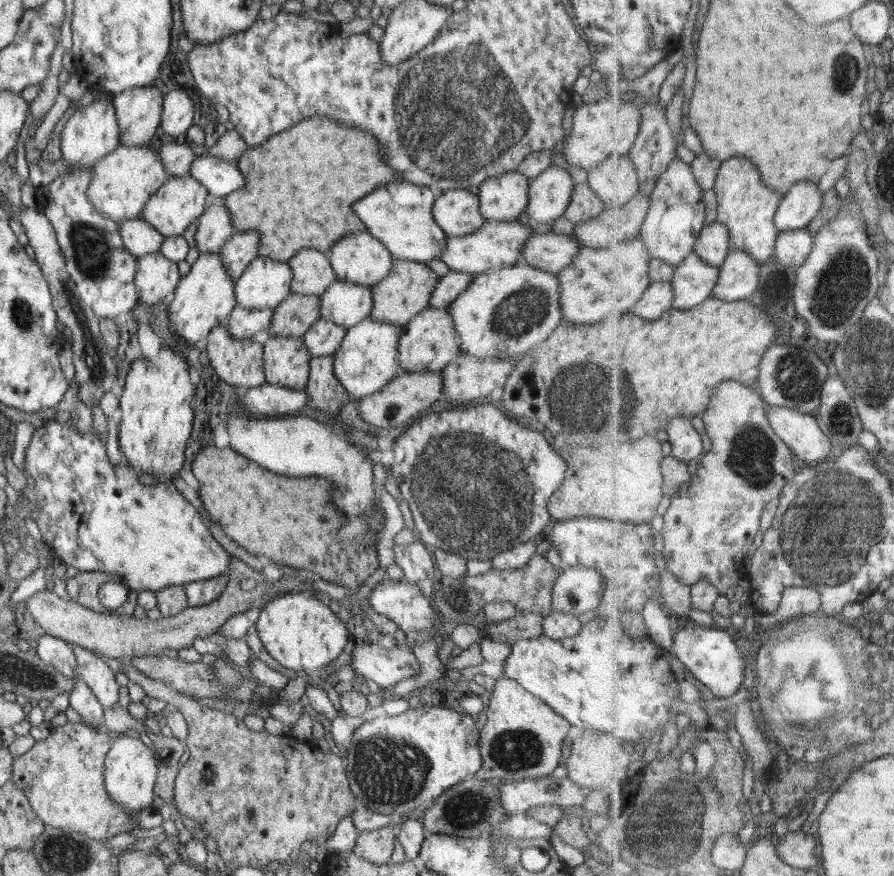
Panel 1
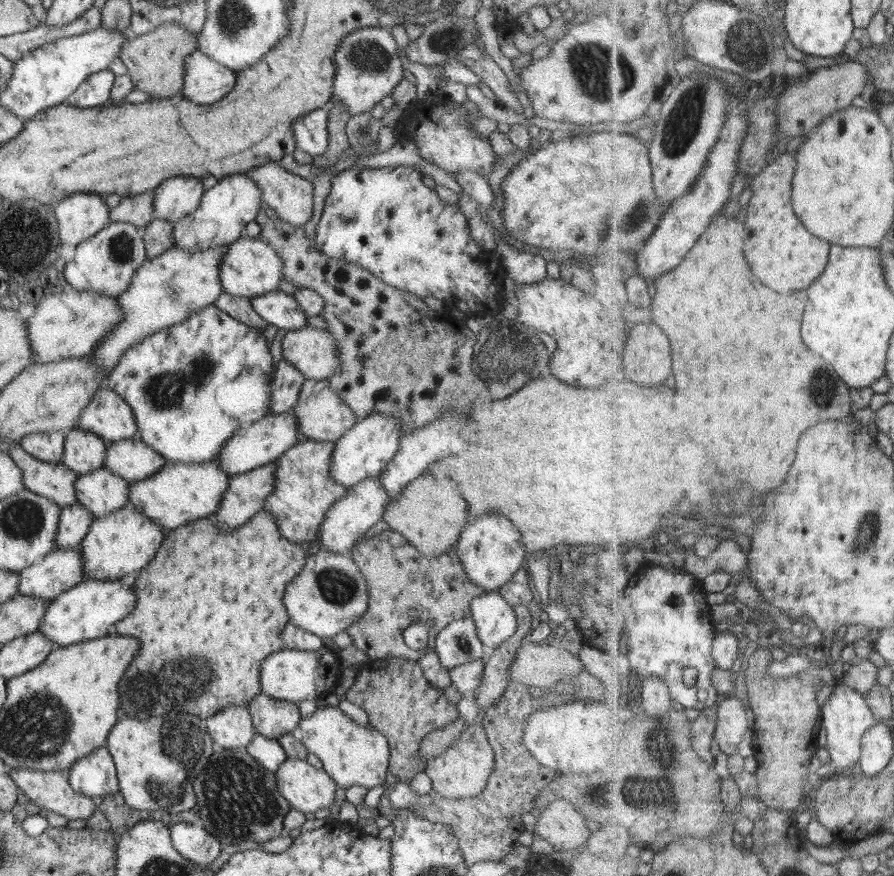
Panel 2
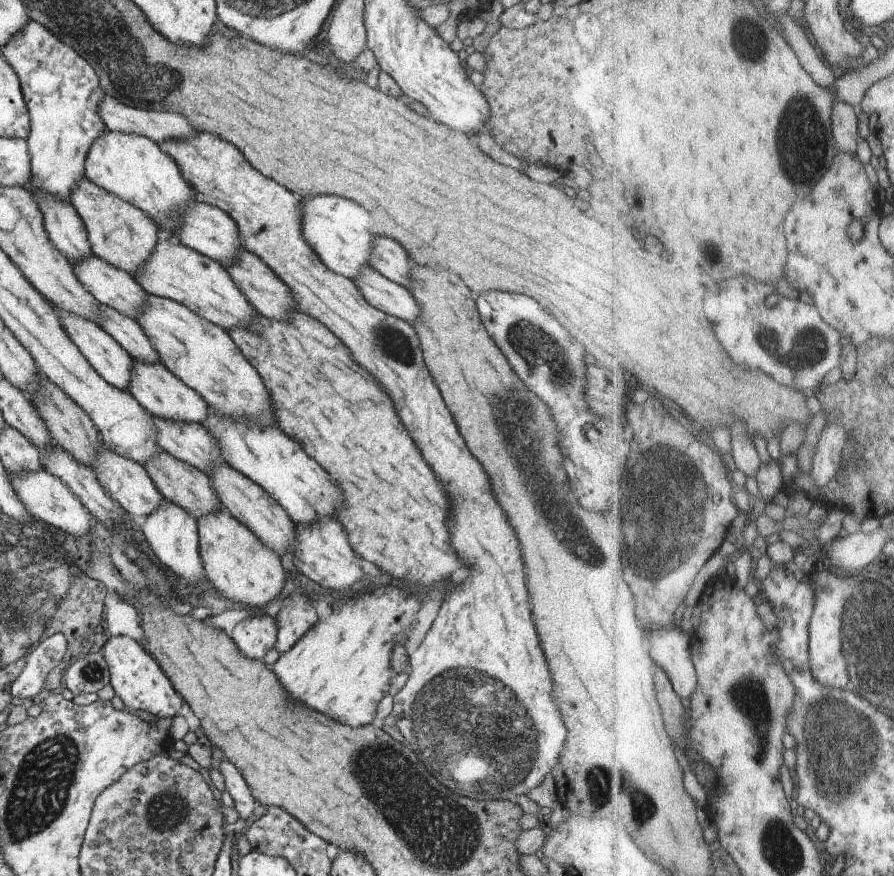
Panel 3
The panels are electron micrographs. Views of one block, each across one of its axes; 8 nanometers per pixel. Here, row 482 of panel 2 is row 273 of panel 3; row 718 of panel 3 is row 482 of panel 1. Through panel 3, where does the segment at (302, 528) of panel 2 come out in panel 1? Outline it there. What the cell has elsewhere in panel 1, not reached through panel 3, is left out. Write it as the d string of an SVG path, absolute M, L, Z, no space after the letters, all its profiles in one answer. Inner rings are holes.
M480 401L464 407L458 405L442 412L433 411L430 414L421 415L410 428L396 436L390 452L392 452L390 462L388 460L384 462L384 452L374 452L372 460L374 460L374 463L381 462L383 466L390 466L392 476L396 478L396 484L398 484L404 500L411 507L416 526L413 532L417 539L427 545L427 548L431 551L439 550L440 552L452 553L455 556L462 557L465 562L469 559L492 561L492 557L502 554L502 552L515 547L517 544L533 540L536 534L547 531L551 518L547 509L548 501L551 499L552 490L556 491L560 488L560 484L564 484L564 472L566 472L566 462L552 450L552 446L548 444L548 440L540 432L526 428L519 421L504 416L498 405L488 401Z

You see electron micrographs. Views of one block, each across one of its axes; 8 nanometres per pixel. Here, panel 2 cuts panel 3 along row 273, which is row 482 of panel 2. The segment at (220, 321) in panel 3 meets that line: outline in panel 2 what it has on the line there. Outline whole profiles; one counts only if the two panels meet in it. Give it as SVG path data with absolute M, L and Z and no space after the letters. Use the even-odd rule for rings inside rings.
M217 459L192 464L165 463L155 475L130 485L128 503L168 532L194 520L212 516L220 505L228 481L230 476L220 468Z

